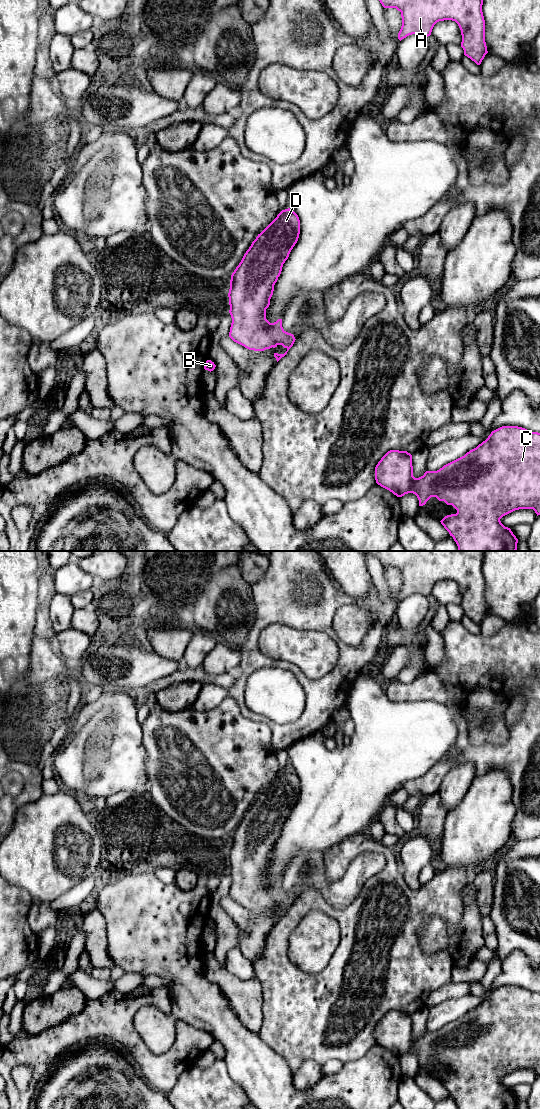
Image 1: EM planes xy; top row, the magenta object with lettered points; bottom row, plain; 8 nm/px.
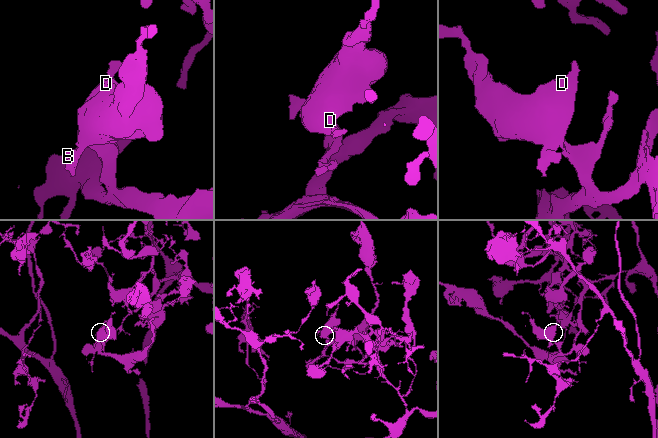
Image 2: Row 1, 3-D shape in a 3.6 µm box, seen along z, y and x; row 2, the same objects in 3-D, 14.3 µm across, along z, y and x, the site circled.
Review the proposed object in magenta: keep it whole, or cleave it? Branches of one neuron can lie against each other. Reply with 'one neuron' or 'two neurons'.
one neuron

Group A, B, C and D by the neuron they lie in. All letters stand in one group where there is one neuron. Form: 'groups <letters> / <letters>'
groups A B C D

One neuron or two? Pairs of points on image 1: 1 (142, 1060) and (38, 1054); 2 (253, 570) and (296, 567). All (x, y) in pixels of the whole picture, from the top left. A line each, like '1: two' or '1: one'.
1: one
2: two

